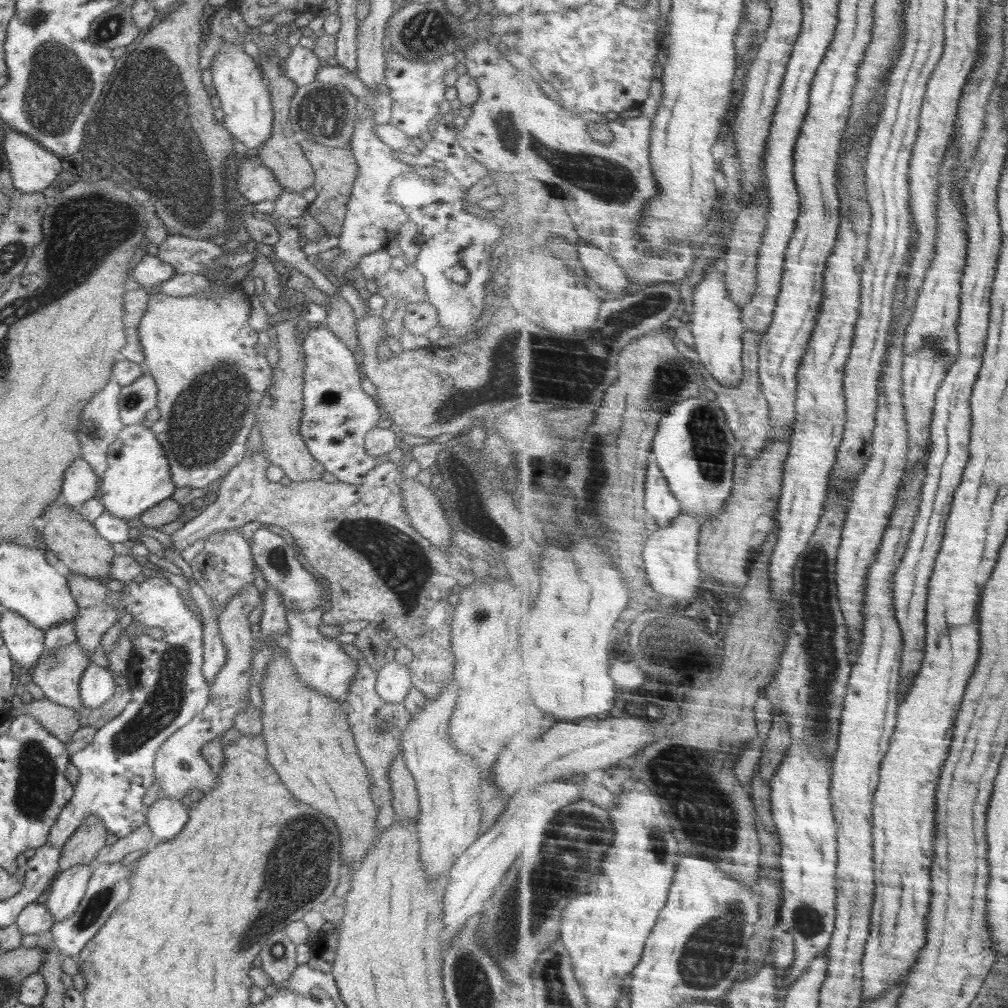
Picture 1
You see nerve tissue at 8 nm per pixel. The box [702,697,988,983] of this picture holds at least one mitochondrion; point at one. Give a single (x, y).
(808, 920)

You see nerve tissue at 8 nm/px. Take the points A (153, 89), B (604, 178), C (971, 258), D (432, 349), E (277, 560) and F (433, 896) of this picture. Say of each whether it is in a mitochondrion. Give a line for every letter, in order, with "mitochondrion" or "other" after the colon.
A: mitochondrion
B: mitochondrion
C: other
D: other
E: mitochondrion
F: other

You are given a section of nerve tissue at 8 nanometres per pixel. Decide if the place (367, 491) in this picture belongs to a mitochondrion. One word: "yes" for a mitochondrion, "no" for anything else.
no

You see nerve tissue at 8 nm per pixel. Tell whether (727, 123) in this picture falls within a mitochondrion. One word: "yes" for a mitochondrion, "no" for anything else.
no

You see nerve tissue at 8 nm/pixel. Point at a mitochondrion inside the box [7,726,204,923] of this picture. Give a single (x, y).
(35, 792)

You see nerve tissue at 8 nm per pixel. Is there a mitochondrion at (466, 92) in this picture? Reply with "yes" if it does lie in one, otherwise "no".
no

